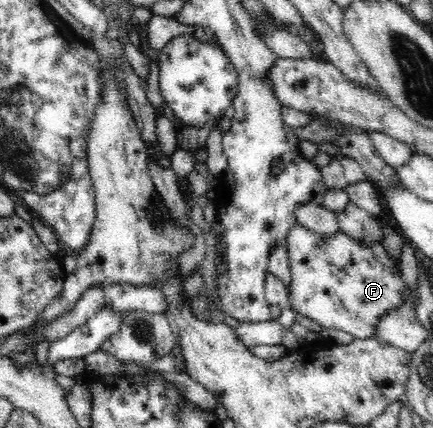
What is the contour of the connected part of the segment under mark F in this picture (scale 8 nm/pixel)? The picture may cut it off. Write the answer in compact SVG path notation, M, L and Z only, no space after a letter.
M294 223L287 234L285 246L291 270L291 279L287 286L289 305L296 313L318 323L324 332L347 333L359 340L375 338L377 323L385 314L402 306L410 297L410 288L400 272L401 262L390 257L382 243L366 248L340 229L335 235L322 239L316 232Z

